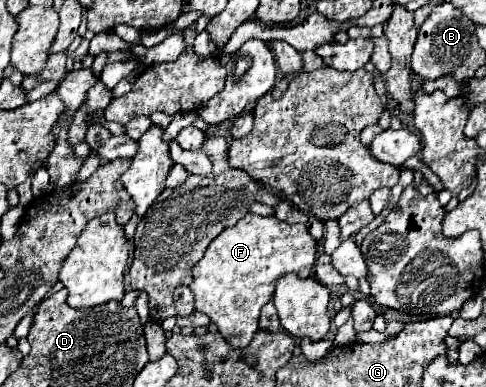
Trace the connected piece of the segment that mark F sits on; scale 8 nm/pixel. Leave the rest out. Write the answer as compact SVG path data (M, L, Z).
M245 215L233 227L223 229L193 267L195 311L211 317L229 347L243 349L259 329L259 311L271 301L275 279L287 273L295 273L301 279L311 277L317 259L315 247L317 243L303 223L289 225L277 217Z

